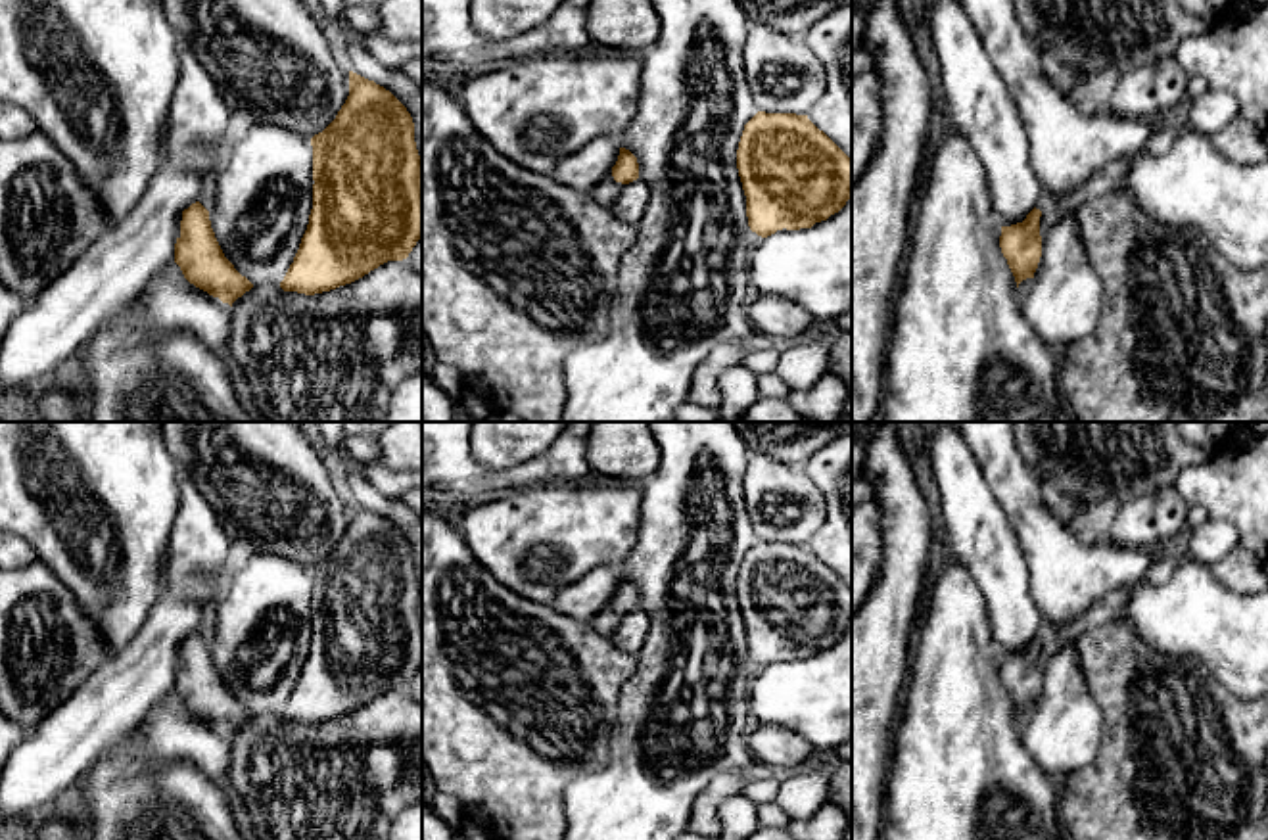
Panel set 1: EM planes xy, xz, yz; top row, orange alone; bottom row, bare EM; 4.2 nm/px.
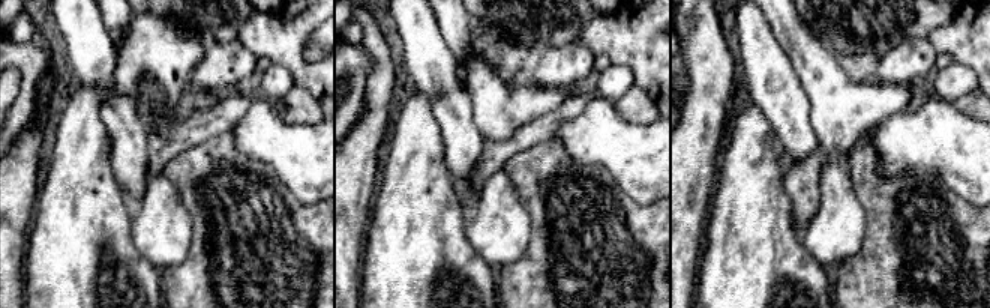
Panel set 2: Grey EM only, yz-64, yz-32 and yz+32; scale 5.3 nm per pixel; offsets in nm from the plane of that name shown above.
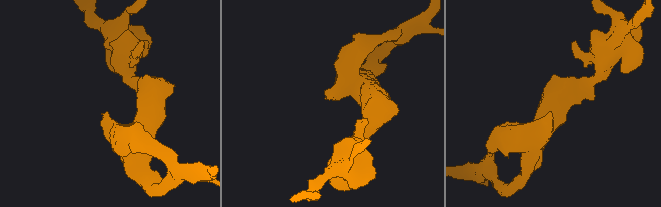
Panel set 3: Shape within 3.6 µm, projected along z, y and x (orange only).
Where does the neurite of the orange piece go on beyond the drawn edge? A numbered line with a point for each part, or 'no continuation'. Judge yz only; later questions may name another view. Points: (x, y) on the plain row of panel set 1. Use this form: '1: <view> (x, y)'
1: yz (1107, 608)

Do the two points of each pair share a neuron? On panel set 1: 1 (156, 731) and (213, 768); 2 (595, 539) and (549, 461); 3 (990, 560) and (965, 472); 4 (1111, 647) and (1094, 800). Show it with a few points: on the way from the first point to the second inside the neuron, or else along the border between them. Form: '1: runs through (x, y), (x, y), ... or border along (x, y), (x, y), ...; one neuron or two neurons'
1: runs through (169, 733), (181, 735), (200, 754); one neuron
2: border along (564, 484), (526, 486), (520, 490); two neurons
3: runs through (983, 539), (965, 493); one neuron
4: runs through (1121, 685), (1121, 762); one neuron

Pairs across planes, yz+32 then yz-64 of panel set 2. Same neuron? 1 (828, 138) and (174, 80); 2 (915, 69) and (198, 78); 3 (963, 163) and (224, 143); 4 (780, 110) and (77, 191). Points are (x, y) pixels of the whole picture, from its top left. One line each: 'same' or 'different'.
1: different
2: same
3: different
4: different

